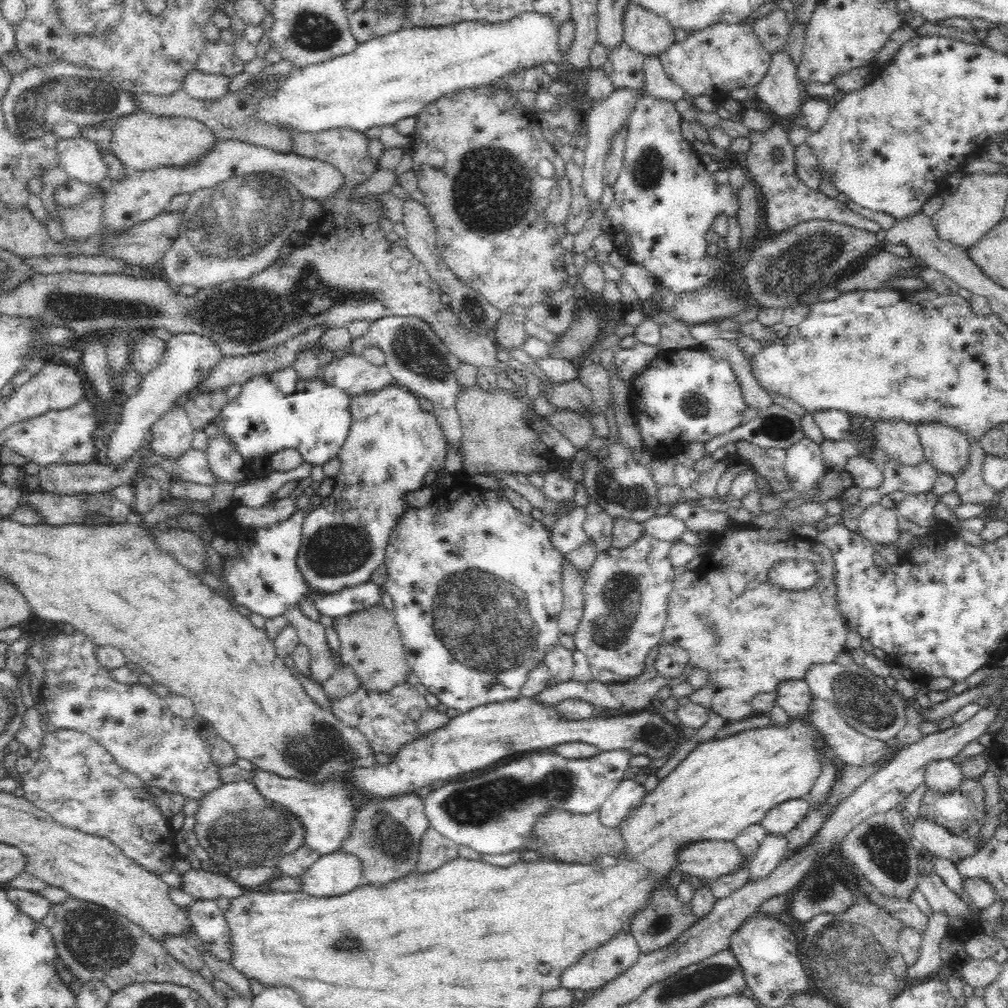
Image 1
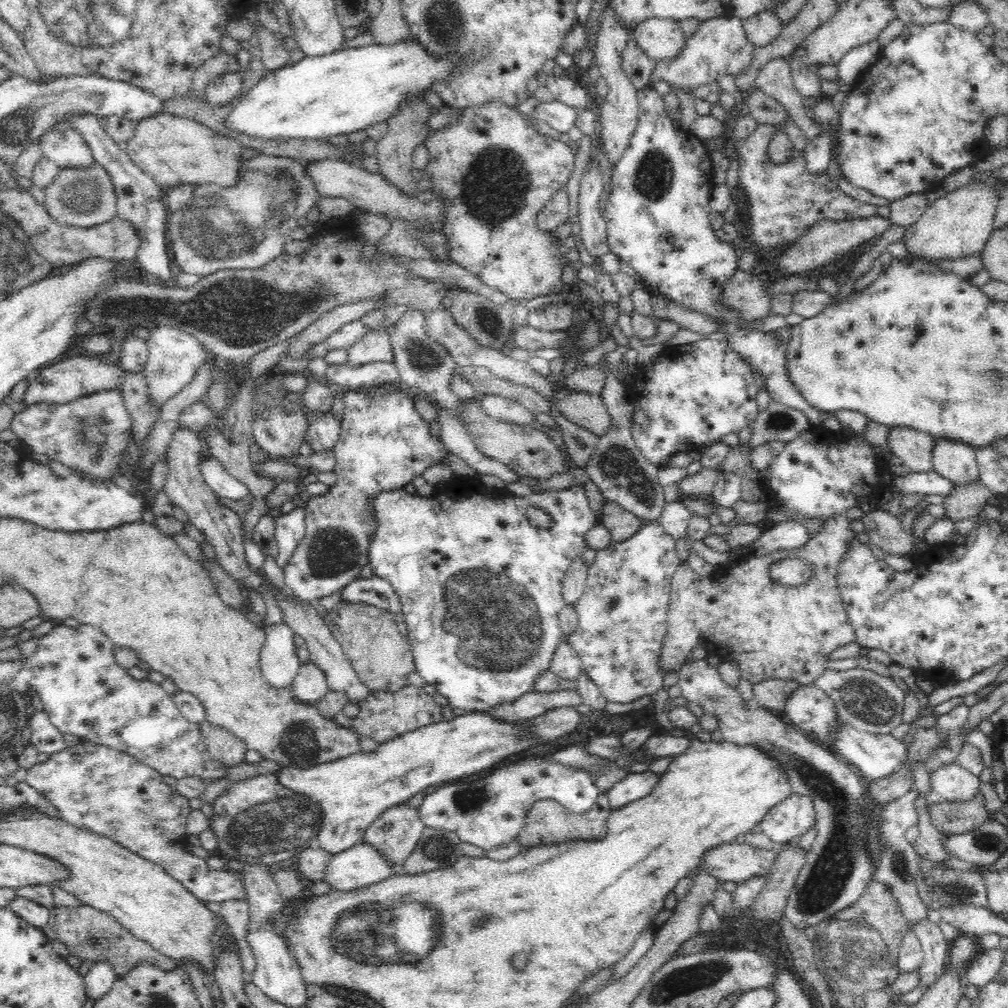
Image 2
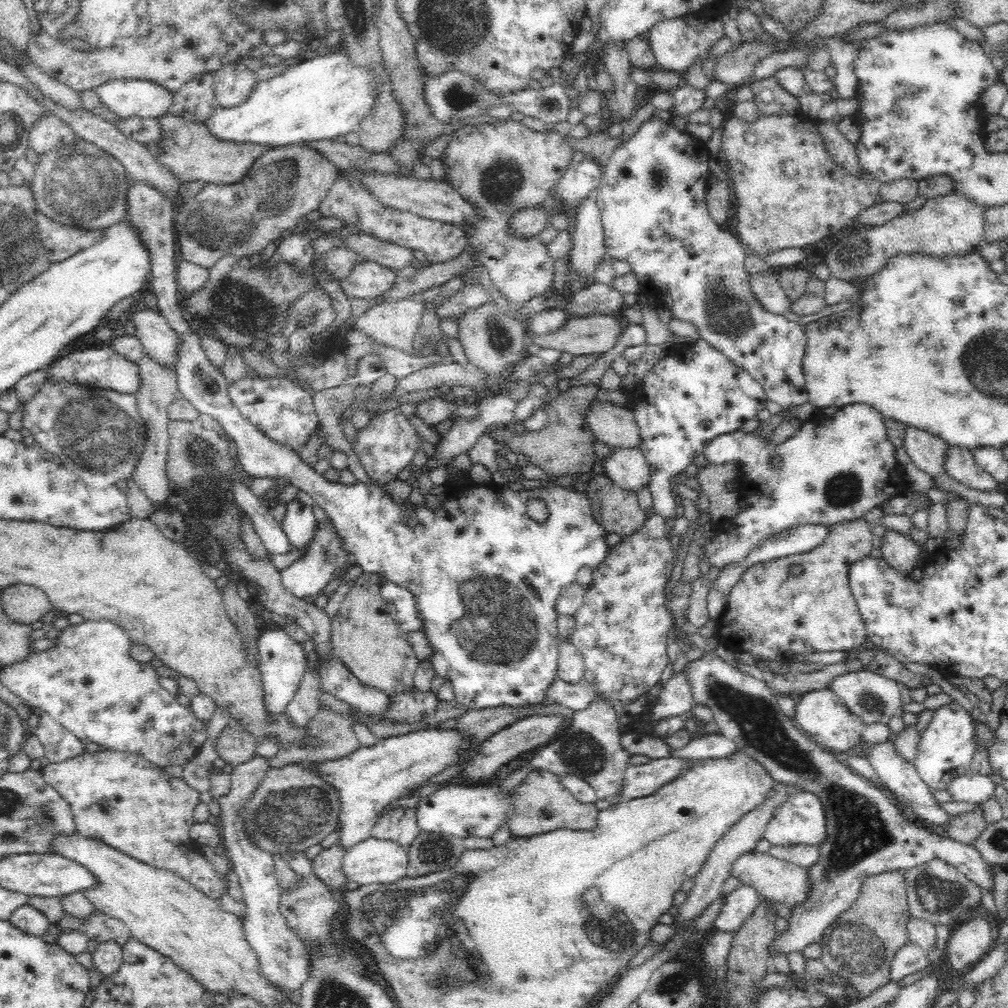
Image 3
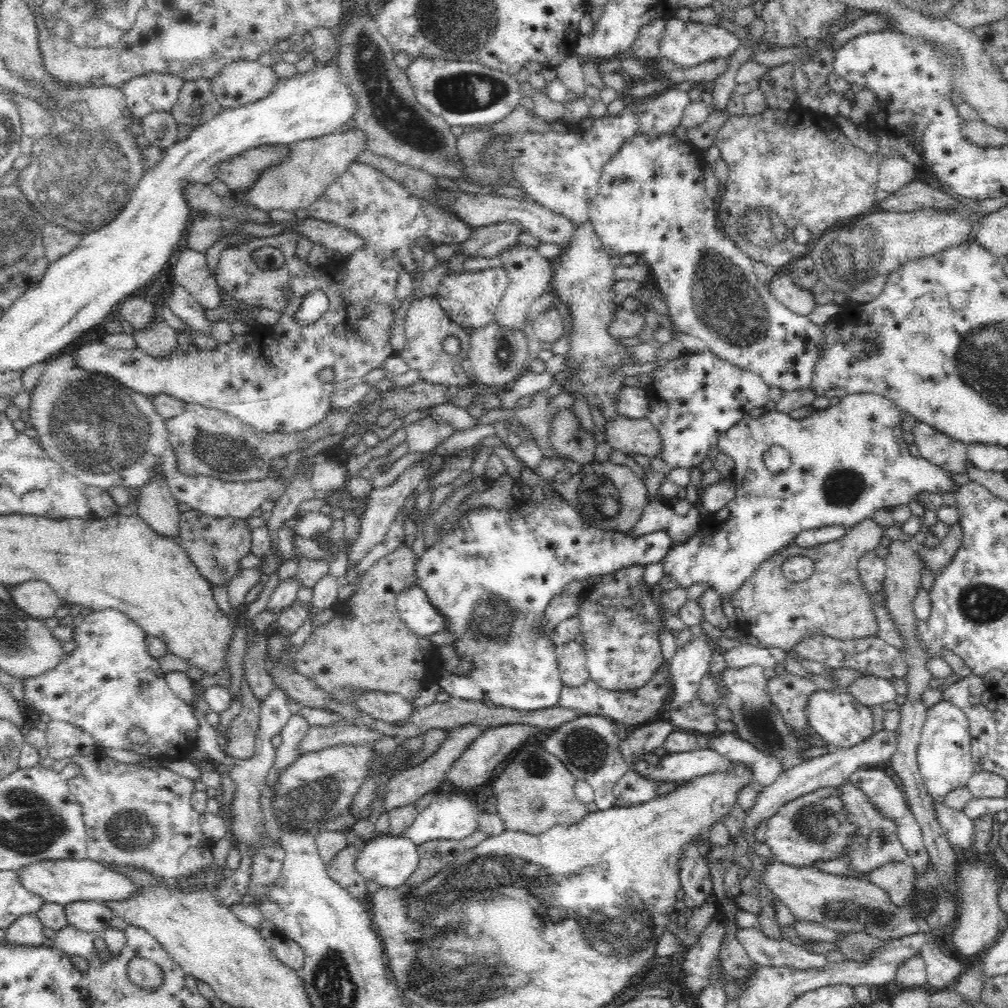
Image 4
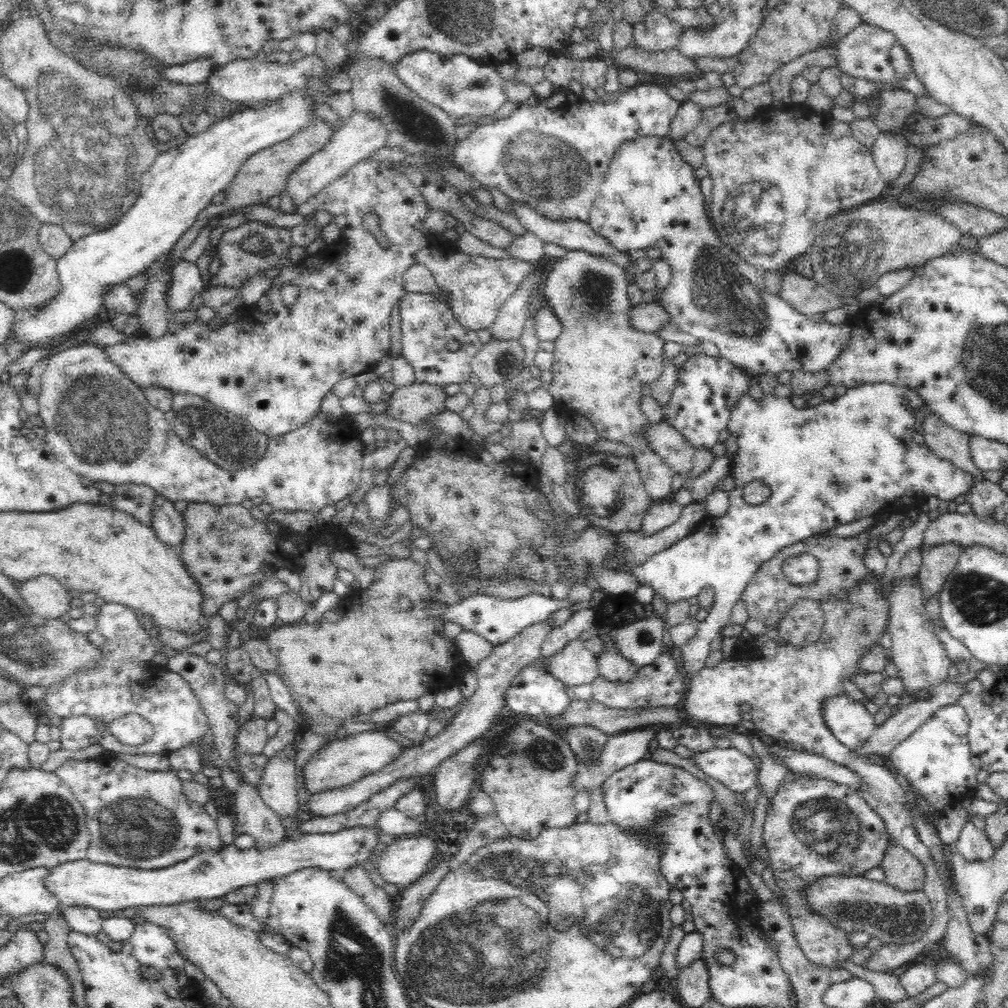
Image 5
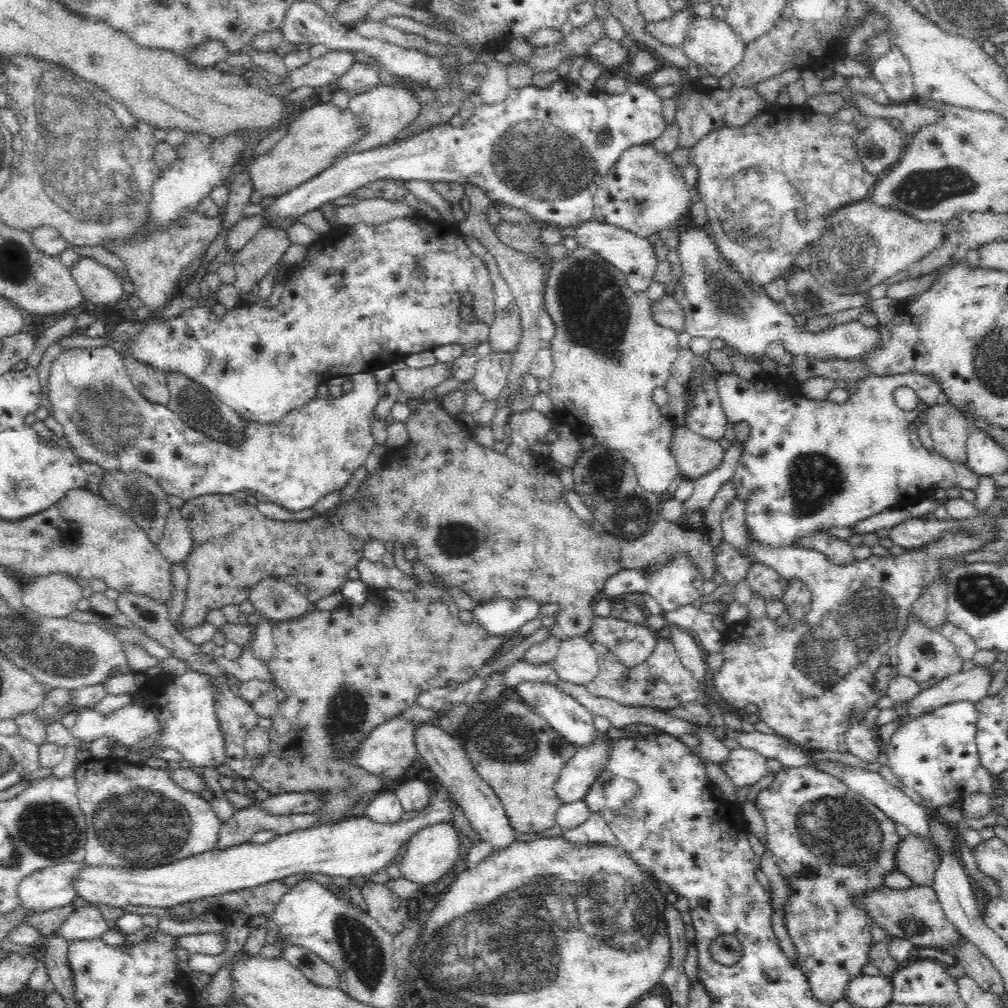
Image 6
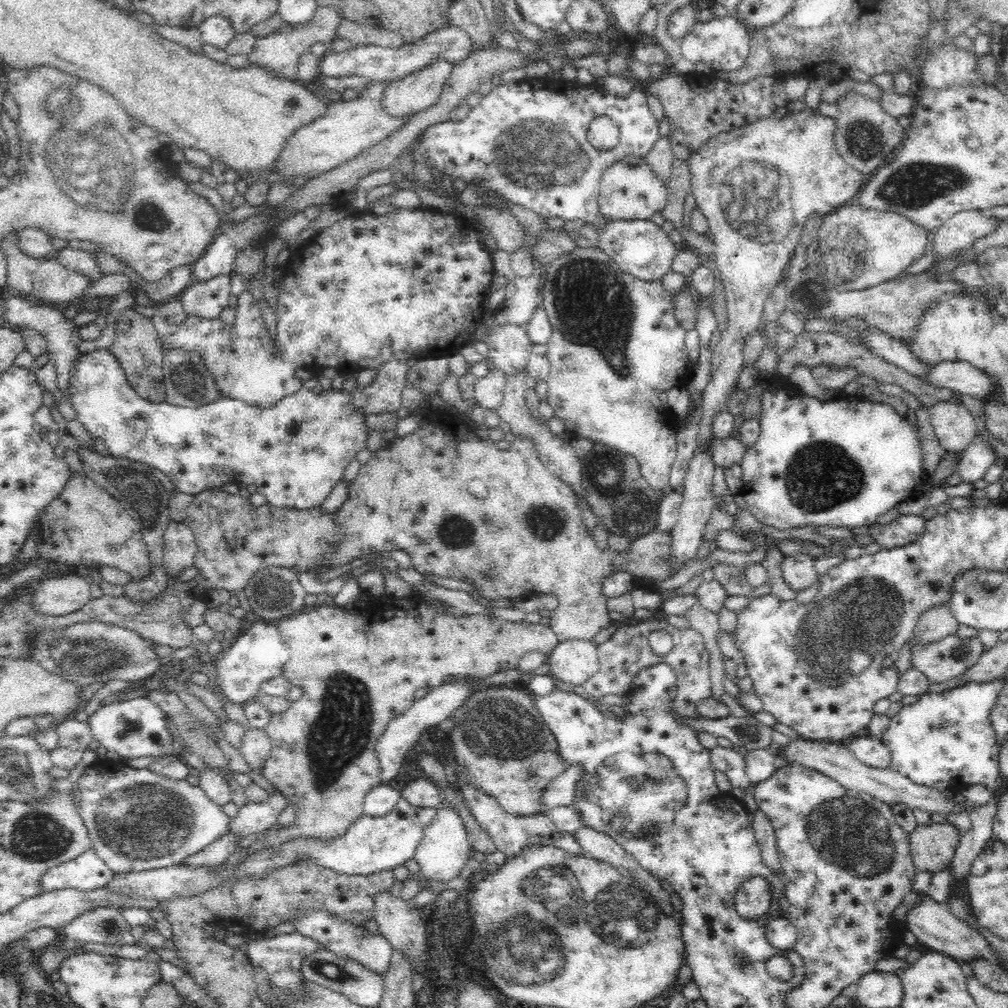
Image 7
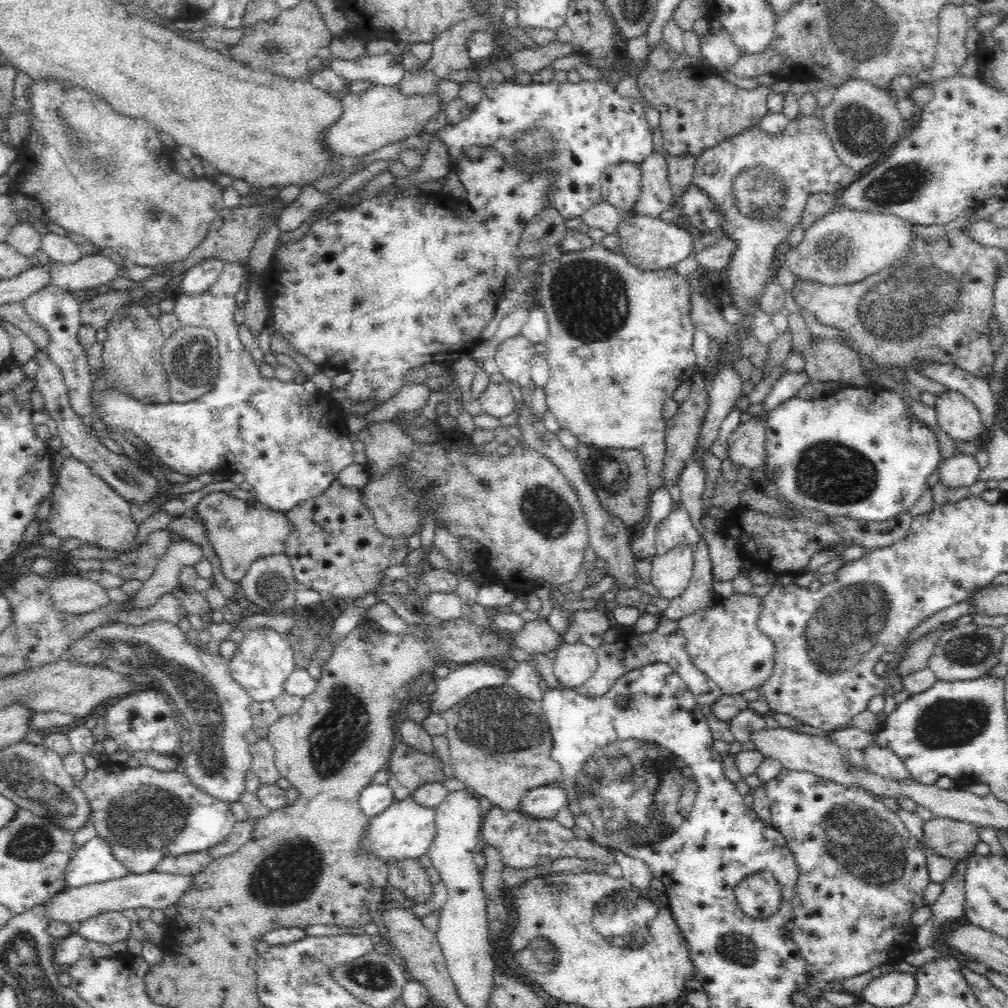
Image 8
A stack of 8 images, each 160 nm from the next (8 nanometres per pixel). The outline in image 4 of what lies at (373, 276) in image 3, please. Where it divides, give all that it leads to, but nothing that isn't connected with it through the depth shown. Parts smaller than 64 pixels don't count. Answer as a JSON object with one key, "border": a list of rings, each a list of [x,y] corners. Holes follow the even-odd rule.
{"border":[[[356,162],[328,186],[324,194],[308,206],[307,210],[309,216],[314,219],[340,225],[364,237],[366,246],[354,250],[354,254],[348,255],[342,264],[335,261],[311,264],[309,259],[299,259],[296,255],[298,236],[295,234],[283,232],[263,239],[248,234],[250,239],[243,245],[225,246],[215,267],[216,282],[223,284],[223,291],[235,300],[280,312],[281,316],[274,326],[252,325],[250,333],[234,334],[230,342],[218,342],[217,349],[213,351],[201,350],[196,346],[192,350],[181,350],[174,346],[174,352],[164,358],[152,358],[138,347],[132,350],[114,350],[106,343],[94,342],[74,352],[74,364],[86,372],[105,374],[144,396],[169,394],[185,403],[224,410],[262,433],[299,433],[312,428],[330,410],[334,383],[350,378],[364,379],[368,372],[380,368],[394,353],[389,336],[396,311],[395,286],[402,268],[414,275],[417,267],[413,261],[410,243],[426,238],[434,247],[441,244],[460,244],[471,235],[473,228],[448,210],[442,210],[432,202],[414,196],[402,184],[376,168]],[[287,237],[292,239],[292,242],[282,241]],[[286,284],[292,291],[290,298],[285,294]],[[316,290],[323,291],[329,299],[326,314],[312,324],[298,324],[294,320],[294,313],[300,308],[304,298]],[[323,368],[332,368],[334,371],[332,383],[324,383],[319,379]]]}

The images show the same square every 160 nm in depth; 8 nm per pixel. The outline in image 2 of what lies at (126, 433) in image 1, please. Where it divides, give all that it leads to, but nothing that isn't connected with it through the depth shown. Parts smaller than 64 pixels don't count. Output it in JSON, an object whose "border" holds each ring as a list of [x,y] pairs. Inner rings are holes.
{"border":[[[167,324],[150,326],[146,343],[148,343],[148,360],[142,371],[146,379],[148,400],[151,404],[163,405],[167,400],[176,396],[186,384],[192,382],[192,378],[194,378],[198,369],[211,356],[194,335],[178,328],[172,328]]]}

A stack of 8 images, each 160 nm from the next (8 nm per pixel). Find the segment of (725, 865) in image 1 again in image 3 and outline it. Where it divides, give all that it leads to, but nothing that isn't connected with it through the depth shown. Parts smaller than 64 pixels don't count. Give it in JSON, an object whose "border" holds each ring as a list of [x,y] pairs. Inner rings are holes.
{"border":[[[752,850],[741,854],[731,866],[731,876],[735,876],[742,885],[754,887],[763,898],[784,903],[790,909],[804,902],[809,891],[807,868],[792,864],[784,858],[772,856],[769,852]]]}

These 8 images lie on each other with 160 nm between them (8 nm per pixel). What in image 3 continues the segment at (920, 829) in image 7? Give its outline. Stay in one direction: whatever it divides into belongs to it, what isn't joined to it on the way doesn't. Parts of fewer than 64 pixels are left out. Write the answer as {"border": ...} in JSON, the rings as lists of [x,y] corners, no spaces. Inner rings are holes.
{"border":[[[898,869],[866,878],[860,896],[842,913],[842,917],[836,917],[820,938],[820,962],[824,963],[826,970],[840,976],[841,986],[852,988],[854,998],[859,1001],[891,982],[892,959],[909,941],[904,873],[904,869]]]}

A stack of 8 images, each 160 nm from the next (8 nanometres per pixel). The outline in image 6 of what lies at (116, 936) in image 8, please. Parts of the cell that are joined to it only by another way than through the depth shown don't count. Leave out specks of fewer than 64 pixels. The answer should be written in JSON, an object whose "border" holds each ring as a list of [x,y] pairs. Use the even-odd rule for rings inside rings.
{"border":[[[82,903],[79,908],[75,908],[66,918],[66,920],[61,924],[60,928],[57,930],[62,937],[68,939],[69,941],[73,940],[88,940],[88,939],[100,939],[102,934],[108,929],[108,922],[102,917],[102,913],[96,905],[88,905]]]}

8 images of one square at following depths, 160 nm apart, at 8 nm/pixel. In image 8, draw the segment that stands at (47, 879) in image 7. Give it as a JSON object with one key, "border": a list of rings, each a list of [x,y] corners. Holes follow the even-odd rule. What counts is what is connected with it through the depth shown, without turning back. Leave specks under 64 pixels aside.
{"border":[[[98,835],[75,851],[63,872],[70,888],[108,882],[126,874],[128,869],[114,858],[111,846]]]}

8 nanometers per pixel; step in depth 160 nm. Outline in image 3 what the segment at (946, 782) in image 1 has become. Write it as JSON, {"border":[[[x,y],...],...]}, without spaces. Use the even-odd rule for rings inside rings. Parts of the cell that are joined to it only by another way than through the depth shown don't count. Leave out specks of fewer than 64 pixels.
{"border":[[[968,772],[950,780],[945,790],[950,793],[952,802],[980,804],[994,795],[997,779],[994,775],[973,774]]]}

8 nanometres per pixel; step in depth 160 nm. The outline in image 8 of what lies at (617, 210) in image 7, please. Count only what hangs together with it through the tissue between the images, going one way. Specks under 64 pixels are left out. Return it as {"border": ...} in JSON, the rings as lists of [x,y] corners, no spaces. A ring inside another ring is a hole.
{"border":[[[622,162],[604,169],[601,176],[602,201],[631,214],[634,202],[640,196],[640,169],[640,165],[632,162]]]}

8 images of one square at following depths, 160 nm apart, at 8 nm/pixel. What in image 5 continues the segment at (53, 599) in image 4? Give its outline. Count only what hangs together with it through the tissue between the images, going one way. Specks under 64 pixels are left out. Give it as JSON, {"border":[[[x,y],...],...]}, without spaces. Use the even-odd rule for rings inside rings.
{"border":[[[37,577],[17,585],[18,594],[36,616],[48,620],[59,619],[71,608],[74,594],[52,577]]]}

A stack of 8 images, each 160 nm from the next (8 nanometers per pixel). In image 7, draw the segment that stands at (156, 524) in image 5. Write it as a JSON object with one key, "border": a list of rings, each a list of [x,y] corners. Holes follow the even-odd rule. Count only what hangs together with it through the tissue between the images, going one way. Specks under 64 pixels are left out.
{"border":[[[171,521],[163,540],[163,564],[169,576],[169,582],[172,582],[176,574],[194,566],[198,544],[194,533],[183,521]]]}

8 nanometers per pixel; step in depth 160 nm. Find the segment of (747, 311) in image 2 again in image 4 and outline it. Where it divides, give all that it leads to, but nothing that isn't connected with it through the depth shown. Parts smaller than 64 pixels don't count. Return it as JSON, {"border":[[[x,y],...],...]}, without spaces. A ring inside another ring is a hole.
{"border":[[[783,270],[774,275],[767,287],[778,303],[800,316],[808,316],[816,306],[811,290],[796,286]]]}

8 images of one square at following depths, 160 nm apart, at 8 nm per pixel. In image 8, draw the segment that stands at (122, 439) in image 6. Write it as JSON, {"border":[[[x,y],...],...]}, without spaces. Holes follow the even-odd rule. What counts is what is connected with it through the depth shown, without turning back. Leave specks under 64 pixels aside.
{"border":[[[226,262],[220,276],[206,292],[196,296],[182,294],[175,300],[173,312],[183,326],[211,328],[218,337],[219,375],[212,390],[190,402],[144,404],[124,391],[118,391],[114,383],[108,383],[102,370],[92,381],[89,401],[95,410],[96,420],[104,422],[104,426],[118,434],[130,432],[143,440],[161,464],[170,470],[192,478],[214,468],[228,475],[240,472],[244,474],[245,481],[253,486],[258,502],[273,512],[286,513],[302,505],[302,502],[322,495],[346,466],[354,464],[354,442],[346,429],[346,416],[341,414],[336,400],[327,394],[308,393],[302,383],[280,381],[265,374],[240,343],[237,323],[233,318],[237,307],[235,296],[244,283],[245,272],[246,266],[241,262]]]}

